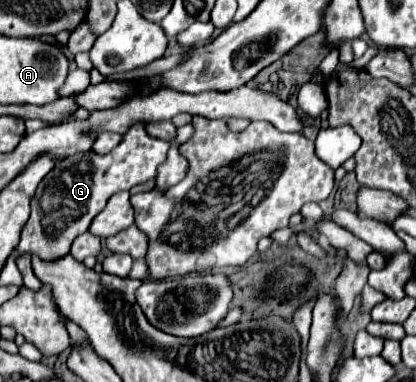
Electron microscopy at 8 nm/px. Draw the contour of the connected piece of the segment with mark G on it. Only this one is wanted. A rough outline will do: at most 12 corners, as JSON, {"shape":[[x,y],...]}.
{"shape":[[136,122],[38,184],[16,252],[66,256],[112,194],[156,180],[168,142]]}

